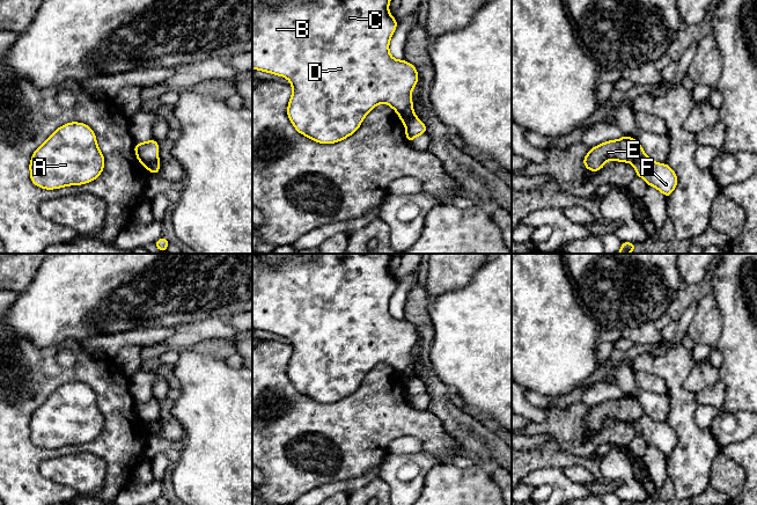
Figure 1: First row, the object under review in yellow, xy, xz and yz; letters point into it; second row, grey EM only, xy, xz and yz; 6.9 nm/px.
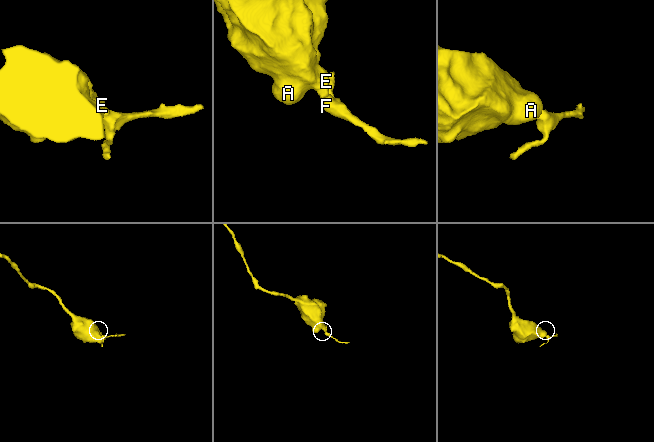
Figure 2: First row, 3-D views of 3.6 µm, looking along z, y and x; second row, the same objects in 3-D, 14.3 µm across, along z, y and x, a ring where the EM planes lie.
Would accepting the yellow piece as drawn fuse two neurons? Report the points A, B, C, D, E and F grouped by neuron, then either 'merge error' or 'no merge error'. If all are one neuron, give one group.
groups A B C D E / F; merge error

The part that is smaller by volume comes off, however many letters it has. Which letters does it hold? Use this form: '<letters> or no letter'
F

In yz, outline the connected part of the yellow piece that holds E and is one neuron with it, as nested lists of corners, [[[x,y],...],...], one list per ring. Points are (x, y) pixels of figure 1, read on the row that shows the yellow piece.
[[[624,136],[618,140],[605,141],[590,149],[583,158],[583,166],[590,171],[598,171],[608,160],[634,164],[645,154],[634,138]]]

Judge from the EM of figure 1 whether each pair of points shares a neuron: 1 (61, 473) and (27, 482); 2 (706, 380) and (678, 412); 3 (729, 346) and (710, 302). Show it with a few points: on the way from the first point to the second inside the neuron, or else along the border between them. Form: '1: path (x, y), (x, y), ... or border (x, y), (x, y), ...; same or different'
1: border (39, 465), (39, 471), (46, 478), (70, 488); different
2: border (695, 365), (684, 382), (684, 387), (693, 394); different
3: border (717, 302), (721, 319), (721, 334), (714, 348); different

